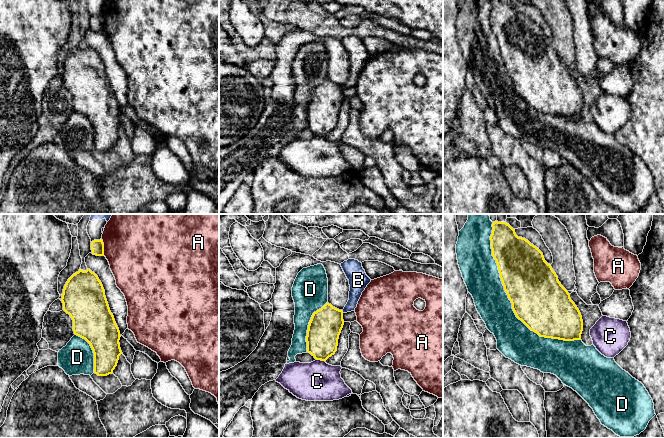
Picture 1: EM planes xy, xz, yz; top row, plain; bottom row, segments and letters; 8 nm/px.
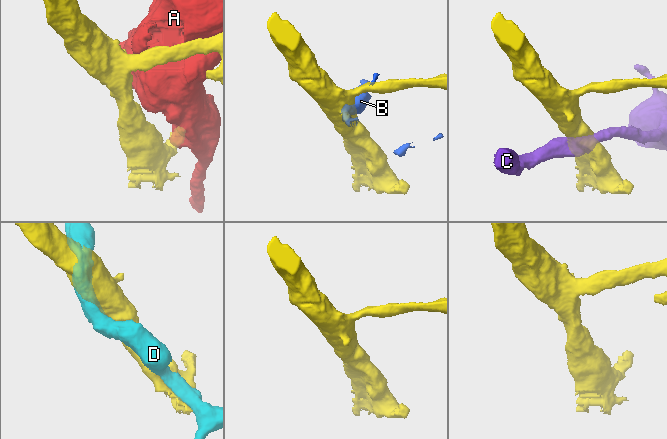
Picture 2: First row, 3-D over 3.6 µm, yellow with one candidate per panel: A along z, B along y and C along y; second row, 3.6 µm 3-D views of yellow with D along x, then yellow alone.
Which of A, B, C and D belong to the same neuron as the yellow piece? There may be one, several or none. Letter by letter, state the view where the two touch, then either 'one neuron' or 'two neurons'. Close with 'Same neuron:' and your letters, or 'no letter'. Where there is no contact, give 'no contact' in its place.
A: xy | two neurons
B: xz | two neurons
C: xz | two neurons
D: yz | two neurons
Same neuron: no letter

